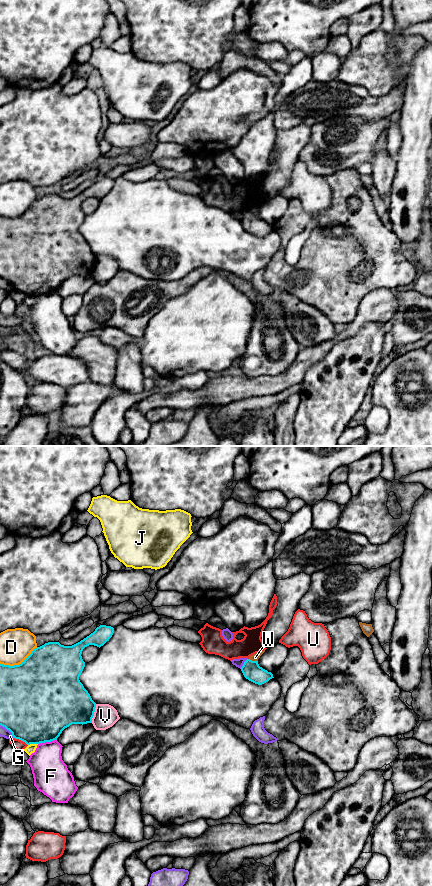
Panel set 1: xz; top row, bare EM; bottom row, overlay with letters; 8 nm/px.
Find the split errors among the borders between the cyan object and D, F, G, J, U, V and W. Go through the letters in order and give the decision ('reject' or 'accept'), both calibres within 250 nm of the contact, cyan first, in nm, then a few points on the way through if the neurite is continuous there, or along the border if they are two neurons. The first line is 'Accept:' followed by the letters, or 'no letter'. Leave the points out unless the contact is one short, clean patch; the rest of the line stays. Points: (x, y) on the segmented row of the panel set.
Accept: no letter
D: reject; calibres 500 and 260 nm
F: reject; calibres 500 and 280 nm
G: reject; calibres 500 and 70 nm
J: reject; calibres 500 and 70 nm
U: reject; calibres 500 and 90 nm
V: reject; calibres 380 and 190 nm
W: reject; calibres 150 and 60 nm; border xz (249, 658), (257, 661)

